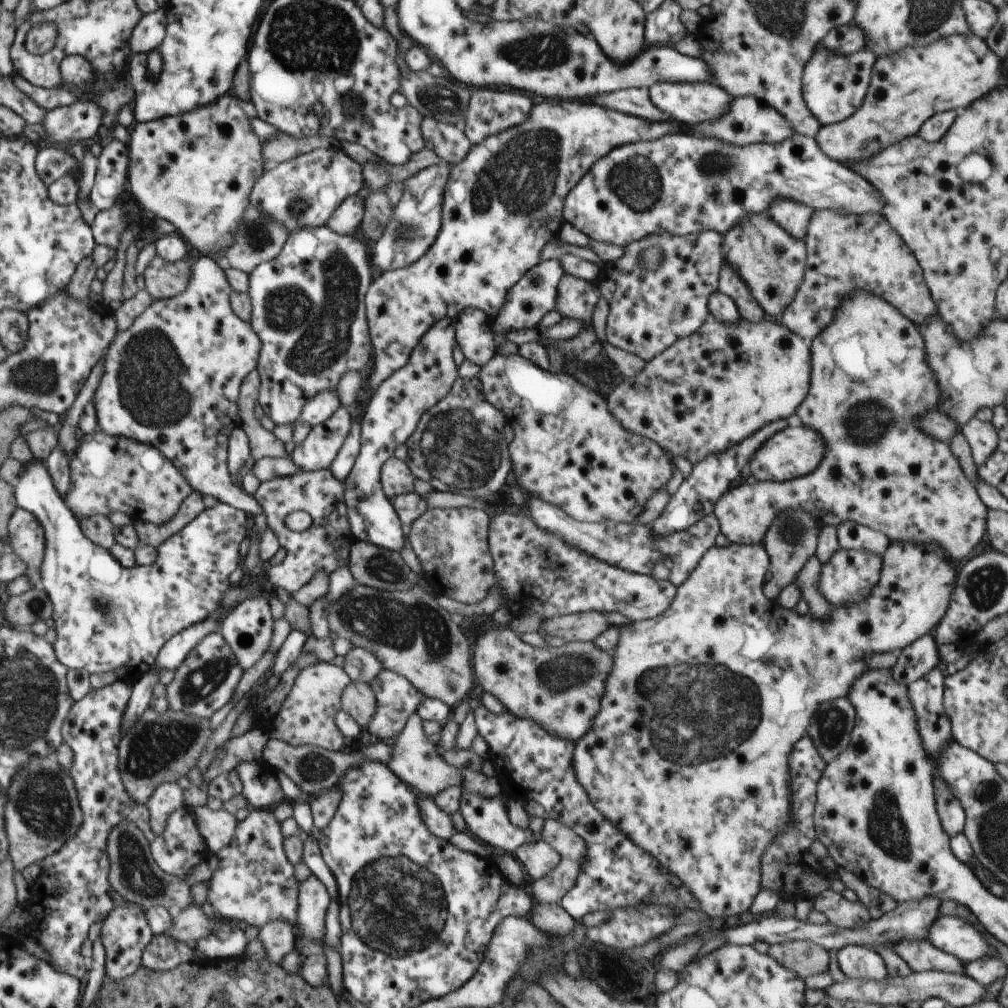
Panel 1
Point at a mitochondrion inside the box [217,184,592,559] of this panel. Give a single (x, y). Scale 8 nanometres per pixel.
(317, 313)

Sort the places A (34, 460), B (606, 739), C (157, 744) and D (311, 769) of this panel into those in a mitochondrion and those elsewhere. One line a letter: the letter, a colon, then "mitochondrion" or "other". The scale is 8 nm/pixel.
A: other
B: other
C: mitochondrion
D: mitochondrion

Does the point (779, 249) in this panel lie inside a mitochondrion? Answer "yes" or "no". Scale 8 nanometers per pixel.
yes

